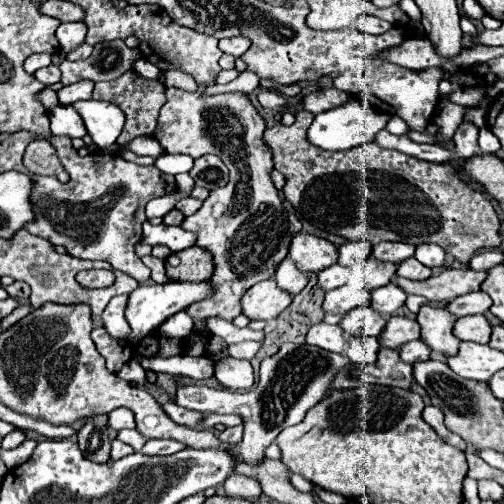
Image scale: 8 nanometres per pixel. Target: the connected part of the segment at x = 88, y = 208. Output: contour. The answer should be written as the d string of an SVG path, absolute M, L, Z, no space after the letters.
M53 136L53 146L63 168L69 172L69 182L61 184L55 178L29 174L33 180L33 214L37 220L25 224L25 230L33 236L43 236L55 246L63 246L75 258L105 260L137 282L147 282L149 268L135 254L135 244L141 242L145 204L173 192L175 178L159 172L155 166L139 166L121 156L103 156L99 152L79 156L71 140L63 136Z

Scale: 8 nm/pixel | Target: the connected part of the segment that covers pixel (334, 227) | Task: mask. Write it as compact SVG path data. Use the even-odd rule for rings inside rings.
M301 110L295 114L291 126L275 124L263 134L265 144L273 152L273 166L285 176L283 194L285 200L293 204L297 212L303 214L307 222L319 230L343 236L347 240L367 240L371 244L389 240L389 242L407 242L407 244L437 244L455 260L469 264L471 256L481 248L495 248L501 244L499 238L499 216L493 210L491 202L483 192L465 182L455 166L423 162L413 156L401 154L397 150L379 148L373 142L367 142L359 148L345 152L327 152L315 148L307 140L307 128L313 122L313 114Z

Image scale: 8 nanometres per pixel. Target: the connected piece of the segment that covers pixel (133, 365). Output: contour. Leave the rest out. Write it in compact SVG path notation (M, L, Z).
M131 360L129 364L125 364L117 376L123 378L123 380L127 380L127 382L131 382L131 384L137 384L137 386L147 386L149 384L147 376L145 376L145 370L139 368L139 364L135 360Z

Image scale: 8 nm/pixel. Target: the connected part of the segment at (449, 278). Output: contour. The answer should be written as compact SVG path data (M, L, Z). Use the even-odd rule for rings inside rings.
M445 268L441 274L431 276L429 280L421 280L421 282L395 276L393 284L397 284L405 294L421 294L427 300L453 300L461 294L479 290L485 276L487 272Z

